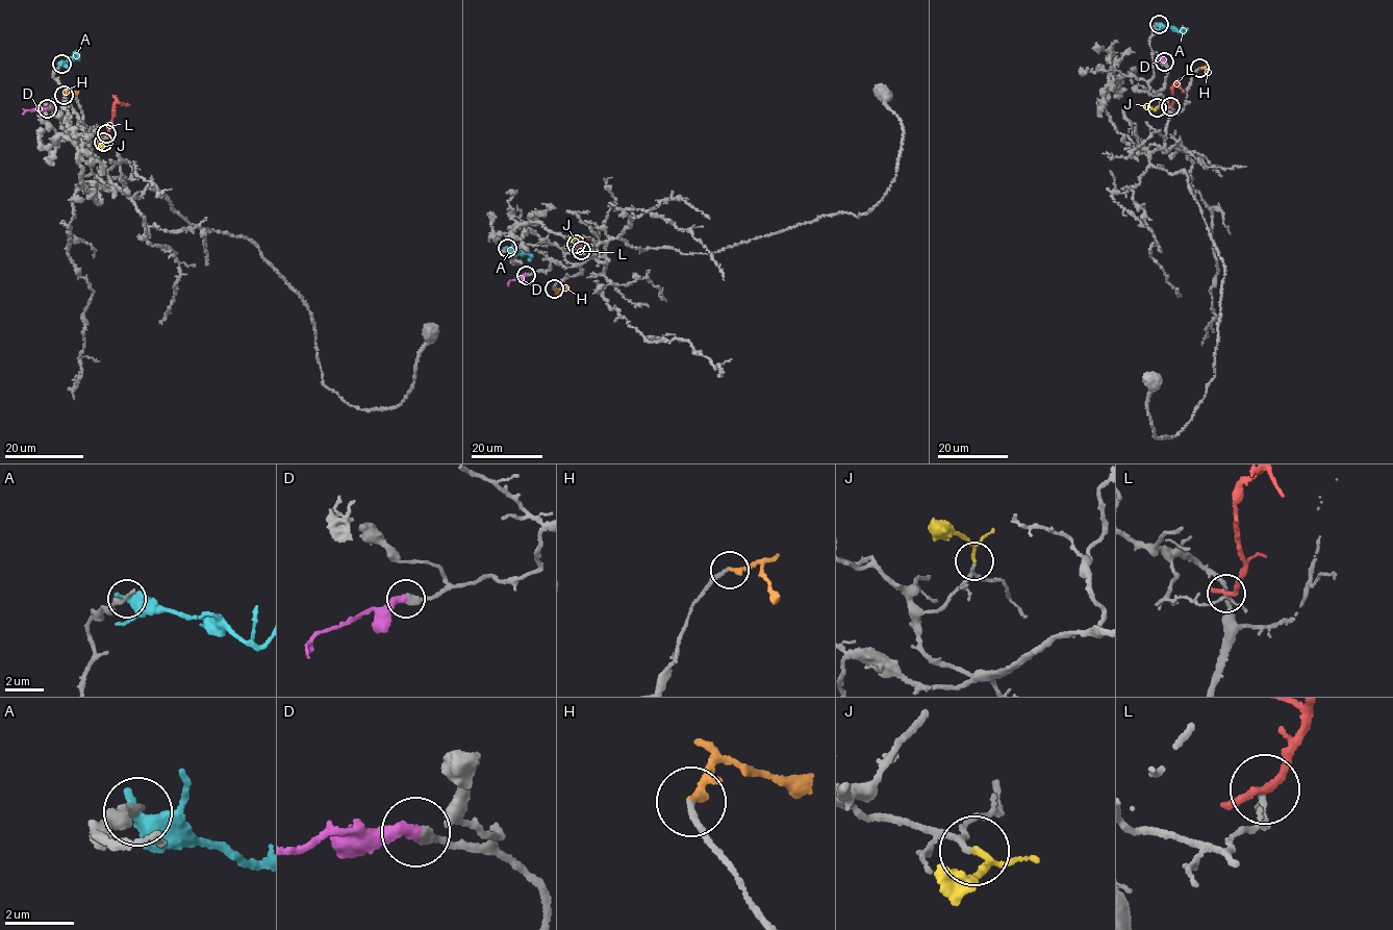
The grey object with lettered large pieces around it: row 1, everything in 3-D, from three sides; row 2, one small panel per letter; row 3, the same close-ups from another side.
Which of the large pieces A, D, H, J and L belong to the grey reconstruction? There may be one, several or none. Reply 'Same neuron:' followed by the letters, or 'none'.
Same neuron: D, H, J

